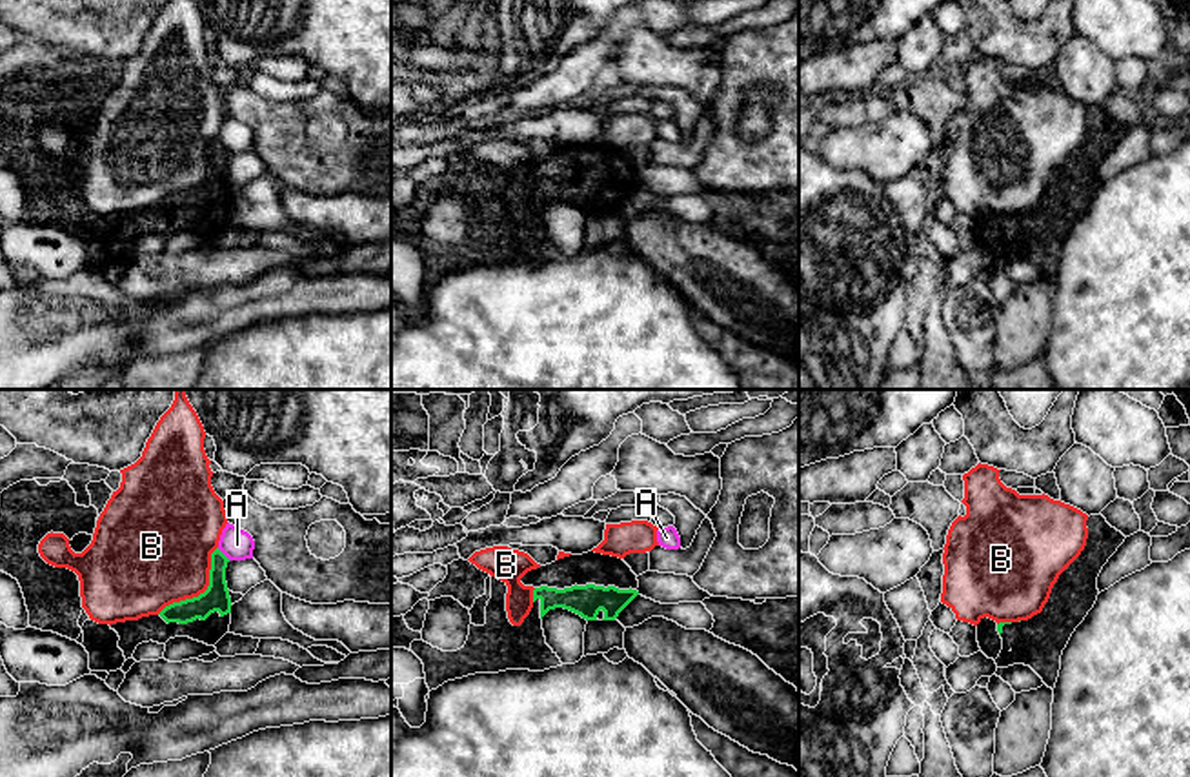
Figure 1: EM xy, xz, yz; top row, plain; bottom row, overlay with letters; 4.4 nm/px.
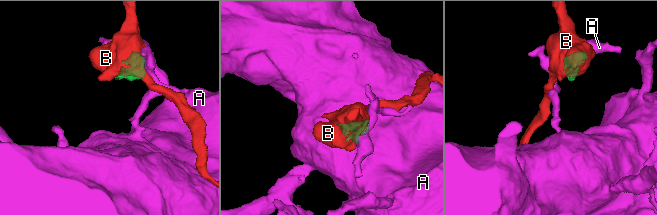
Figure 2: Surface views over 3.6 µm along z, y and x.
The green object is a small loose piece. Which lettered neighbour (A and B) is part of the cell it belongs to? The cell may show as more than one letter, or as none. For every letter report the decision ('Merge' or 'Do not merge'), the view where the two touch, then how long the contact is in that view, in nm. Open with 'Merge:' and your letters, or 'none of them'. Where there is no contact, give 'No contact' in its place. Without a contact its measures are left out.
Merge: none of them
A: Do not merge. Touches green in xy. Shared border 80 nm
B: Do not merge. Touches green in xy. Shared border 400 nm

